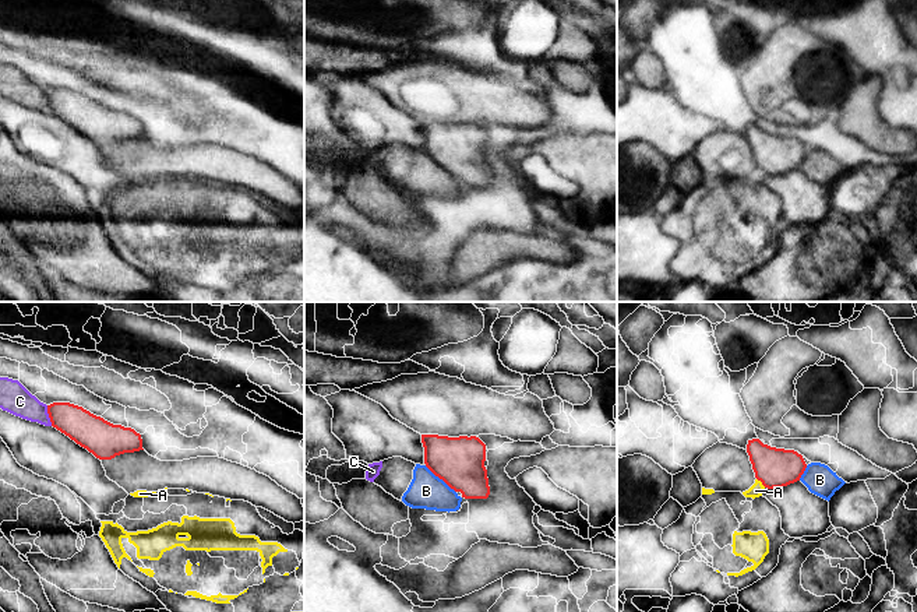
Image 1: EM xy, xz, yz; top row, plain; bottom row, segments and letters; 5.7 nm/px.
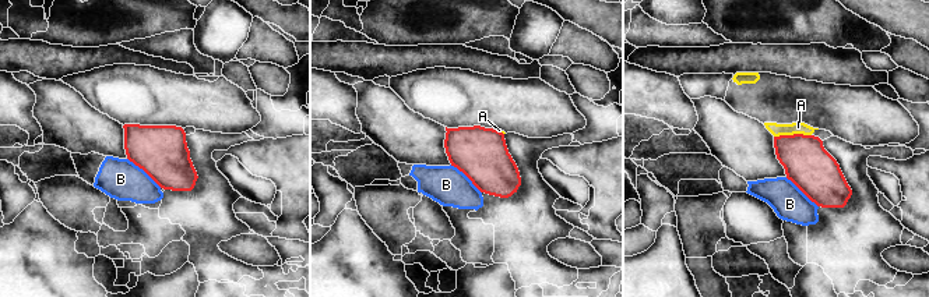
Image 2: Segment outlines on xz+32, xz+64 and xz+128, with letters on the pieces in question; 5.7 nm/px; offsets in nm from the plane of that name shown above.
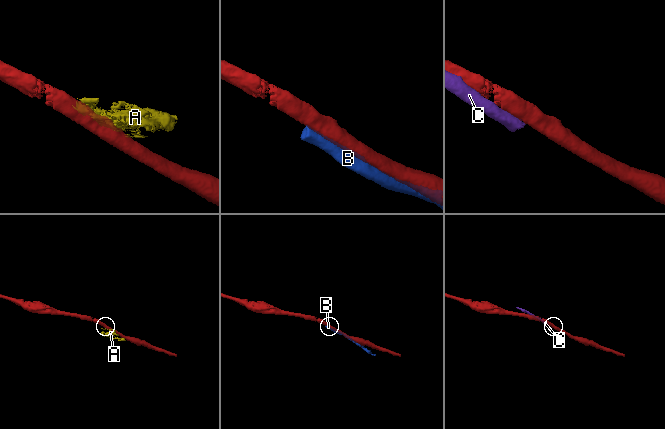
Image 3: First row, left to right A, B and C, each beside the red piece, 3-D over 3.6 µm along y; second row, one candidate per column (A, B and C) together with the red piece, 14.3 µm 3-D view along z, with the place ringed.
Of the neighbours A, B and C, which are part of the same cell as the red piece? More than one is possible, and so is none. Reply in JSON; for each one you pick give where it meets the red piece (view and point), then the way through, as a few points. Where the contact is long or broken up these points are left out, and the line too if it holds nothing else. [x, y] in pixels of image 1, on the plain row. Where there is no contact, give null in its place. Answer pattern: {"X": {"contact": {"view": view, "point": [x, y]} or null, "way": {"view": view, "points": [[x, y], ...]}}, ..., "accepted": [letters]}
{"accepted": []}

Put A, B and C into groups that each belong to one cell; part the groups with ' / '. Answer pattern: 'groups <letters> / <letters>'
groups A / B C

